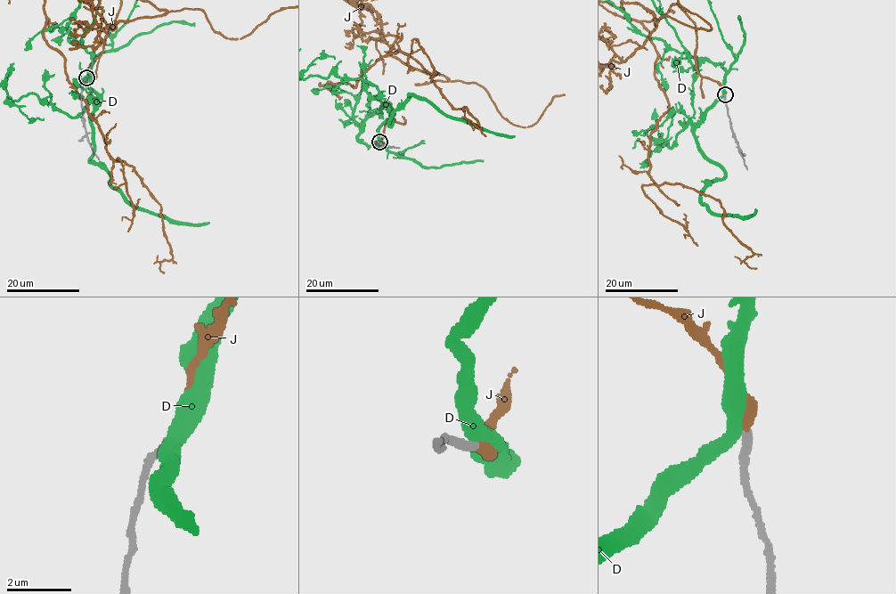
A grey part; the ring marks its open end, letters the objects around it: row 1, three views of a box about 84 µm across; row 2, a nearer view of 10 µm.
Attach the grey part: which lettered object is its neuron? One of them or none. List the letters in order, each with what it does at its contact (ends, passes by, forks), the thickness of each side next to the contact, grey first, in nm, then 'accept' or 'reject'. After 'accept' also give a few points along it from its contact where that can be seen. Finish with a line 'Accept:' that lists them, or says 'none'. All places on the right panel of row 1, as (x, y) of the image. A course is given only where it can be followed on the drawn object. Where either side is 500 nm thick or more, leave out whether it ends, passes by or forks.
D: it passes by; calibres 300 and 440 nm; reject
J: it ends; calibres 300 and 380 nm; accept
Accept: J

